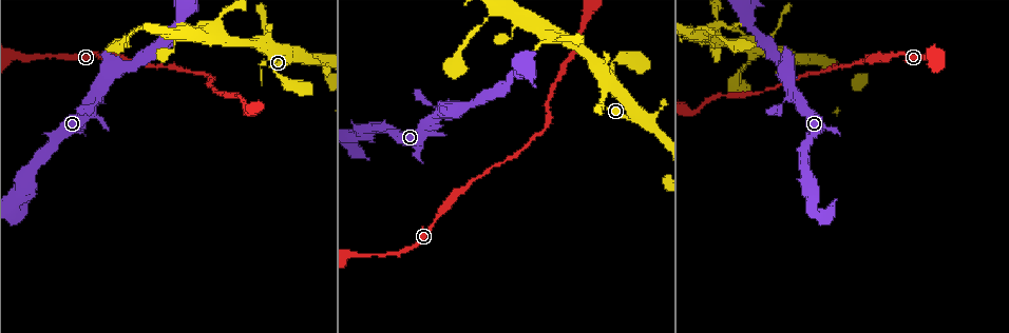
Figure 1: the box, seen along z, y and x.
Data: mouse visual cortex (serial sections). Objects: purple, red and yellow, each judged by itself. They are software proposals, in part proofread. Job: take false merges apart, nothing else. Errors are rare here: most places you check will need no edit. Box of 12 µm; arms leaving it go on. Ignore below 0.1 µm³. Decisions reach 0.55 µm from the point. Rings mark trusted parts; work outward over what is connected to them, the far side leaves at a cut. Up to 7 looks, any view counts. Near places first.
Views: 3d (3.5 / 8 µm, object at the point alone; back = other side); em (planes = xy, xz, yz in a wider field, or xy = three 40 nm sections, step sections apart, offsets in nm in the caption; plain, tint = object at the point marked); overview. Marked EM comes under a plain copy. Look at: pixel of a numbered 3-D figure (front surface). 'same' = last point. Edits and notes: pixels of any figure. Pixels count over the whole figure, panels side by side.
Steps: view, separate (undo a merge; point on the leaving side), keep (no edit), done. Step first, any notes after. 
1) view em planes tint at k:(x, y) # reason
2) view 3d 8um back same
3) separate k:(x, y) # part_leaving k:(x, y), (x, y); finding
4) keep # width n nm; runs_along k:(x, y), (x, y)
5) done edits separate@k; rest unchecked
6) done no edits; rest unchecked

view 3d 3.5um at 1:(613, 81) # a narrow waist

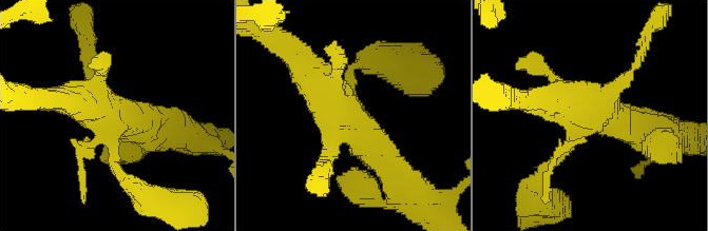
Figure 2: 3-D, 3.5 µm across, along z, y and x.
view em xy step 5 tint at 2:(345, 116) # now the EM

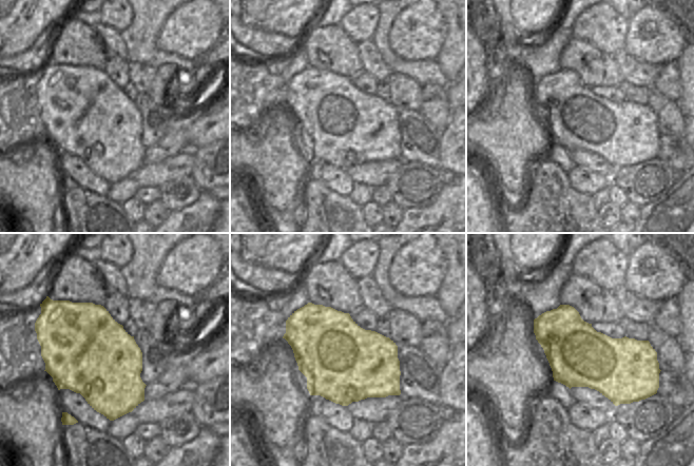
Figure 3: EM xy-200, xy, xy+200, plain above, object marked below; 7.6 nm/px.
keep # runs_along 2:(386, 168), (363, 128), (302, 65); one cell here

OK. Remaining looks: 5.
view 3d 3.5um at 1:(712, 38) # side arm on a straight run

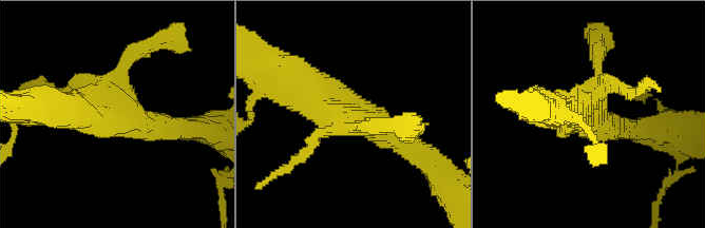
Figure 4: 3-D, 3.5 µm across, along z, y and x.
view em xy step 1 tint at 4:(133, 117)

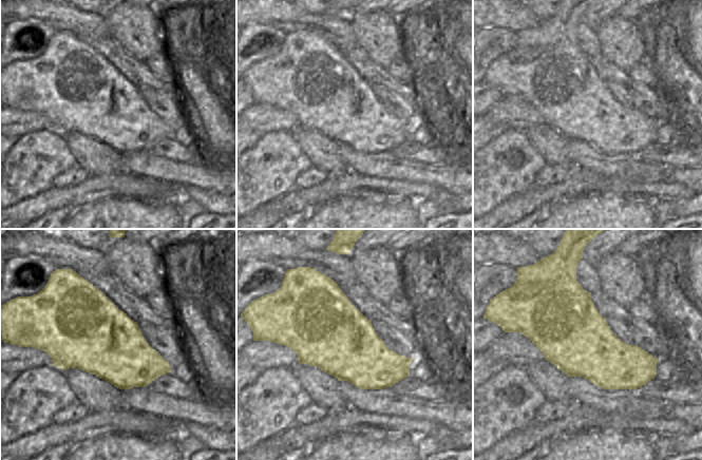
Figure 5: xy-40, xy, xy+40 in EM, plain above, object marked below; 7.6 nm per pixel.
keep # runs_along 4:(422, 162), (400, 137), (306, 86); continuous, no second cell

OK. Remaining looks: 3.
view 3d 8um at 1:(486, 19) # three arms meet

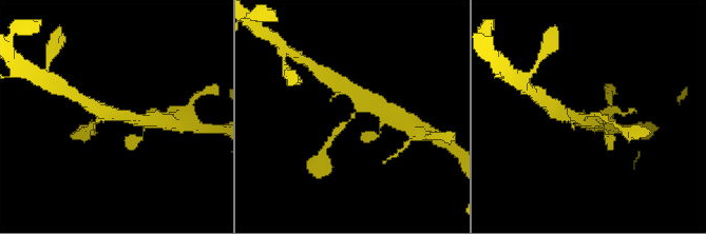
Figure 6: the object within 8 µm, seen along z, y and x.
view 3d 3.5um at 6:(588, 116) # closer look

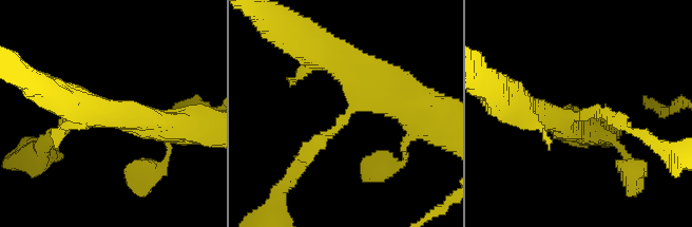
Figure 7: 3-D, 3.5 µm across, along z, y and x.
view em xy step 1 tint at 7:(347, 116) # arms 3; arm_widths 200, 400, 450 nm

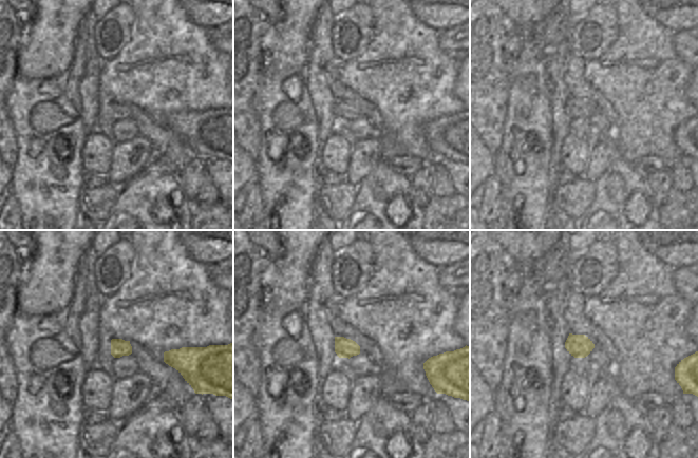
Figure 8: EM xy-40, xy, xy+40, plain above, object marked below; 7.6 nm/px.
keep # runs_along 7:(408, 102), (363, 99), (299, 165); continuous, no second cell

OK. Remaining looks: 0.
done no edits; rest unchecked

